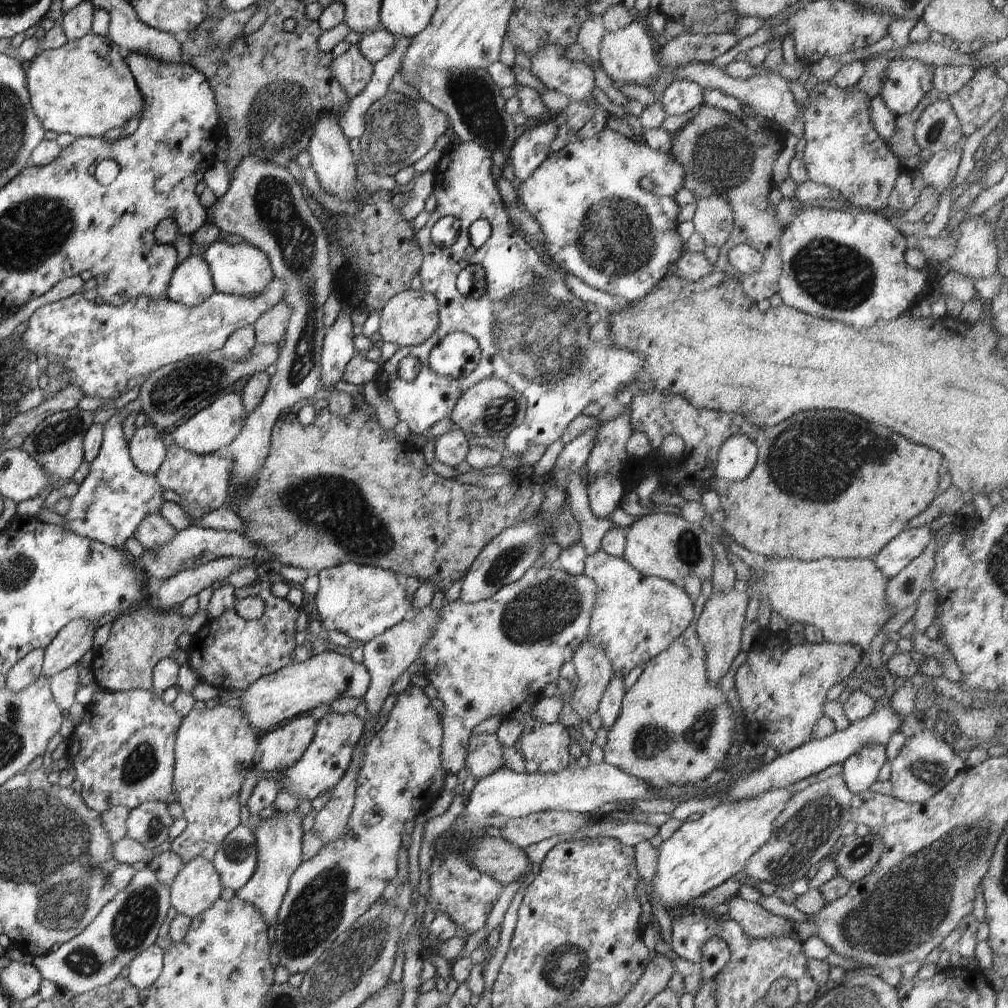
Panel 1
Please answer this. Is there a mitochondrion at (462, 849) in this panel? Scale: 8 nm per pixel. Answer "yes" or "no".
no

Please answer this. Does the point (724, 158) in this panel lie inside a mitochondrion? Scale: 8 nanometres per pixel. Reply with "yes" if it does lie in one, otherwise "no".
yes

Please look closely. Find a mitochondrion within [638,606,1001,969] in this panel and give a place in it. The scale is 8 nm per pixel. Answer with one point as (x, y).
(910, 901)

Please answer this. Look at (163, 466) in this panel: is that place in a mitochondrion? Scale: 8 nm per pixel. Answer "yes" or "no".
no

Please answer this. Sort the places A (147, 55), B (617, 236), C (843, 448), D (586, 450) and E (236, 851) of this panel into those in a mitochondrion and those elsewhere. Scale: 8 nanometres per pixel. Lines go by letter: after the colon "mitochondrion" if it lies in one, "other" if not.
A: other
B: mitochondrion
C: mitochondrion
D: other
E: mitochondrion

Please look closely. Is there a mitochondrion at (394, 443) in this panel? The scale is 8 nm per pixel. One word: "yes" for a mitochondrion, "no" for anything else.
no

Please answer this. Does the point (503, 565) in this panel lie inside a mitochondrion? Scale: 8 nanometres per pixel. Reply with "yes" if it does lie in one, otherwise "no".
yes

